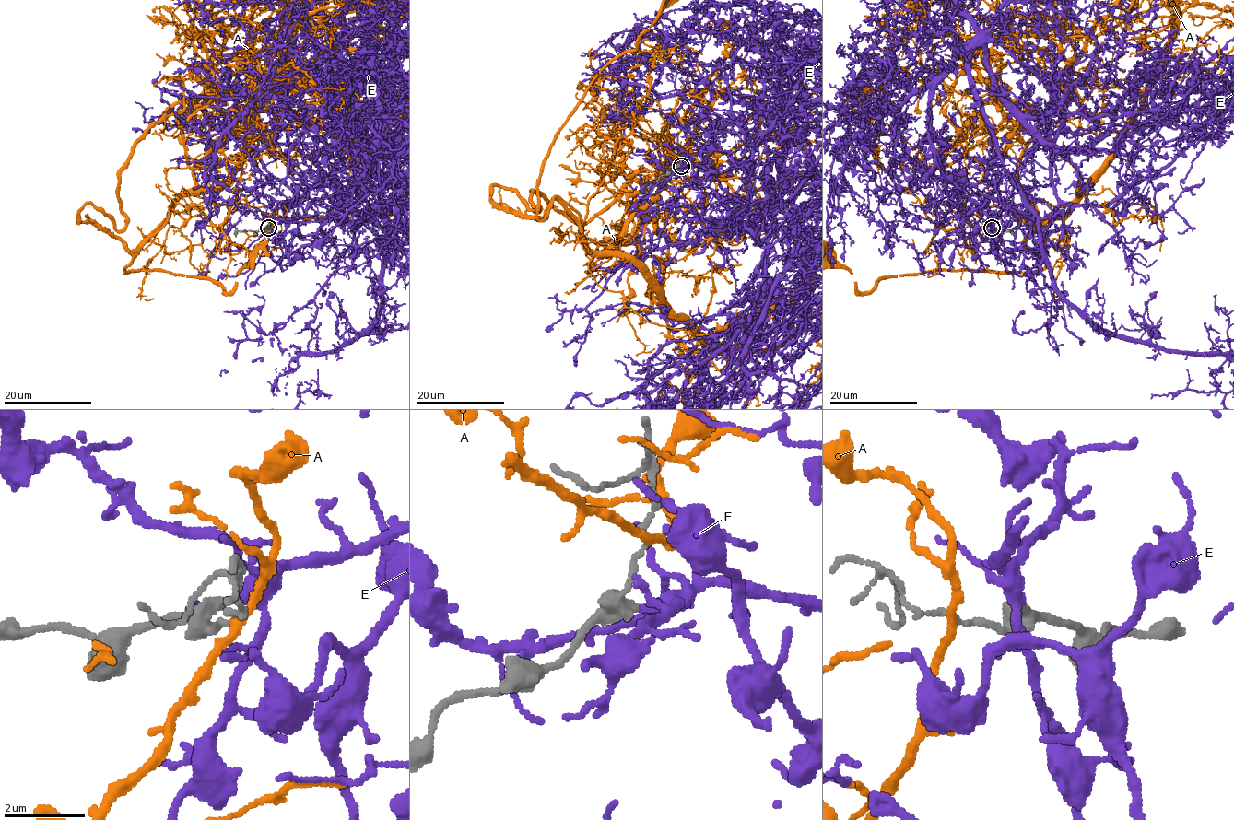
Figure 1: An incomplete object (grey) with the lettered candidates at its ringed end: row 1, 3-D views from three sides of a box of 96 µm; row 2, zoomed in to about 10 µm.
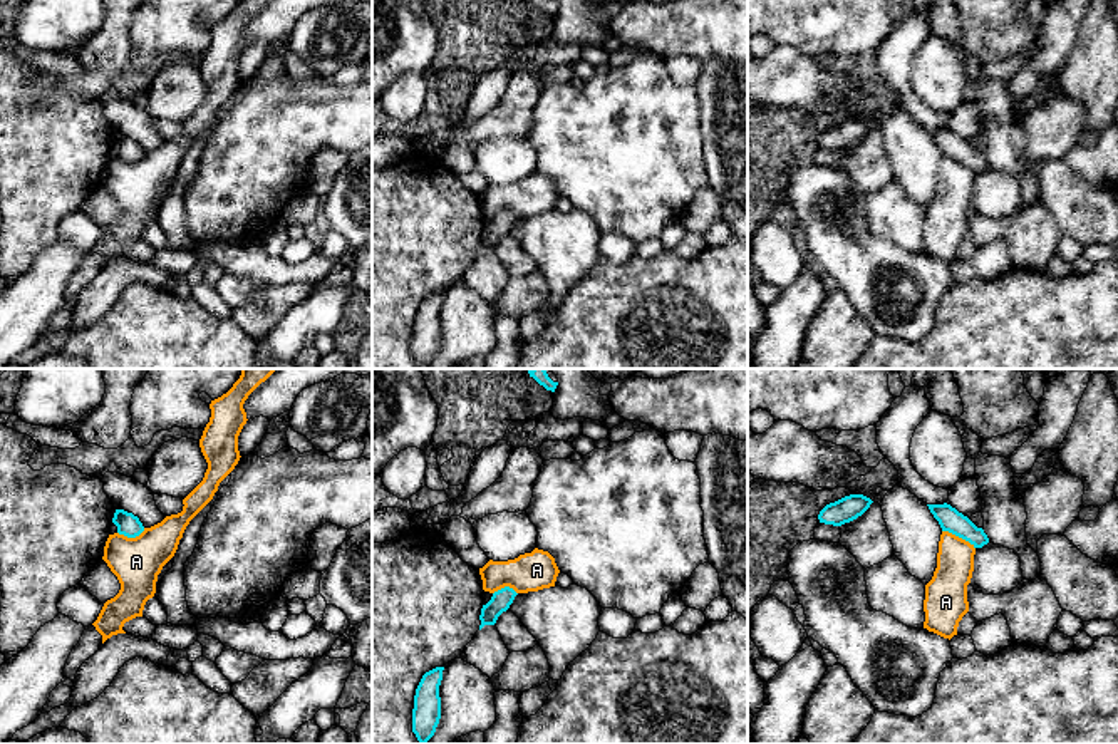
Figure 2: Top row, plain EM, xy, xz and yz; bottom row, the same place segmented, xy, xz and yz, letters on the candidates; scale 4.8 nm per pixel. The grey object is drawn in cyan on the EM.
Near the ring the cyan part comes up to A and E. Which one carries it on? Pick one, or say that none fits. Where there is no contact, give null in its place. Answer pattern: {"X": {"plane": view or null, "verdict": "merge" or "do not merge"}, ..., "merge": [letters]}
{"A": {"plane": "yz", "verdict": "do not merge"}, "E": {"plane": null, "verdict": "merge"}, "merge": ["E"]}

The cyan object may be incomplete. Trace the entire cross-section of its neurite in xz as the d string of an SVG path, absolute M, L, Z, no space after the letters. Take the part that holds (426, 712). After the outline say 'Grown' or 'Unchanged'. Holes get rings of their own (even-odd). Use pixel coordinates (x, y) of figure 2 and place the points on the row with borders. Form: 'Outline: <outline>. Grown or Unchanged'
Outline: M444 667L426 672L416 689L412 709L412 732L421 744L426 744L436 732L441 719L439 685Z. Unchanged

